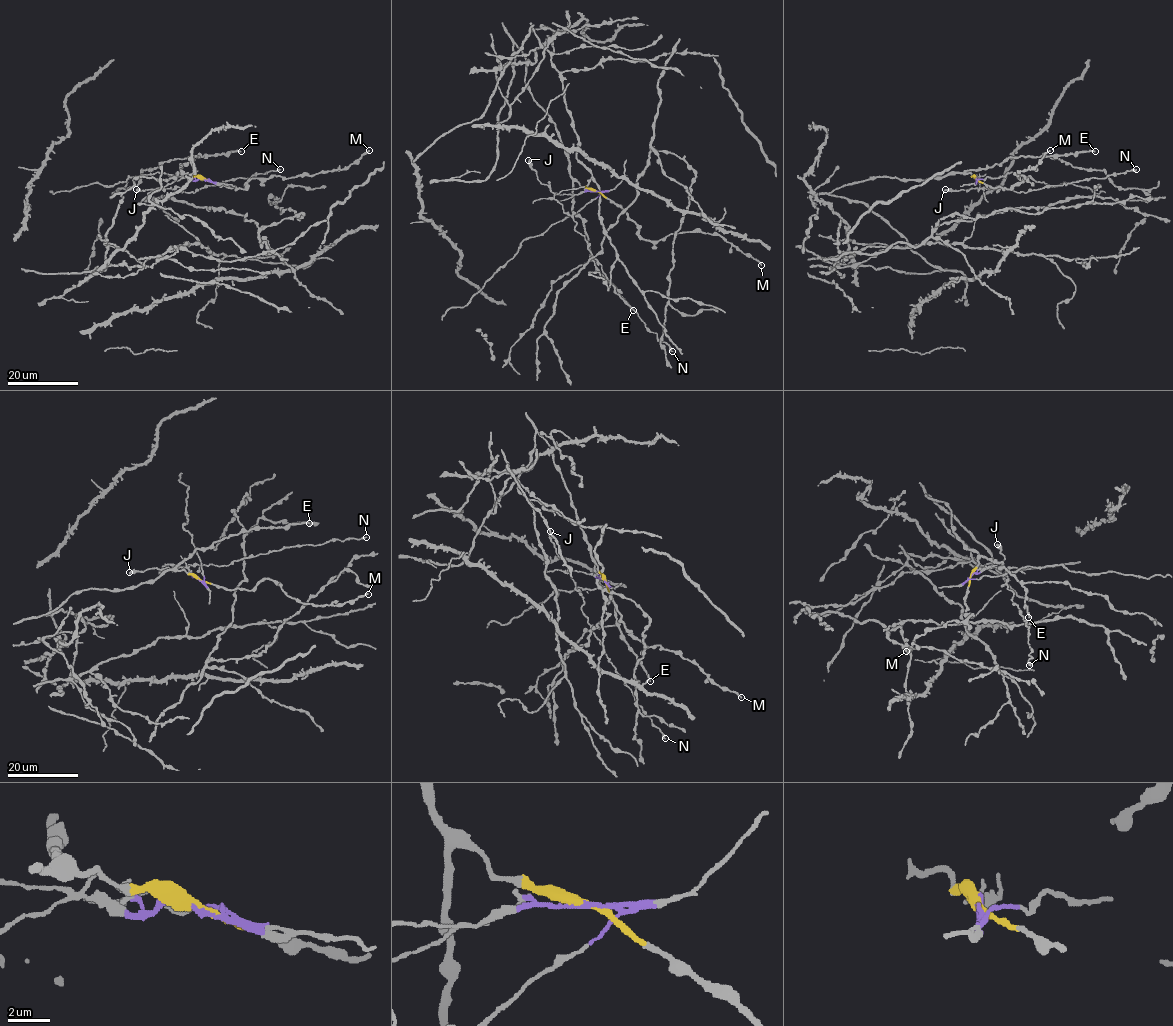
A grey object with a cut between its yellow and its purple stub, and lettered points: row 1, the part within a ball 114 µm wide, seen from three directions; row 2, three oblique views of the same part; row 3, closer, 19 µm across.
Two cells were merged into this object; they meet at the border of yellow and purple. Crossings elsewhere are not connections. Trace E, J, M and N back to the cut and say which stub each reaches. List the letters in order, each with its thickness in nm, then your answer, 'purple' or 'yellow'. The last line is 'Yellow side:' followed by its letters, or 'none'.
E: 280 nm thick; yellow
J: 360 nm thick; purple
M: 200 nm thick; yellow
N: 170 nm thick; purple
Yellow side: E, M

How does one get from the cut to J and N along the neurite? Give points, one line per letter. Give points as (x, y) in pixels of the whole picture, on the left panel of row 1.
J: (204, 179), (180, 178), (161, 189), (136, 189)
N: (204, 179), (180, 178), (162, 188), (181, 187), (192, 192), (239, 177), (250, 178), (280, 169)

